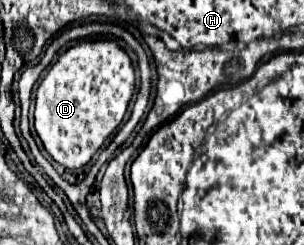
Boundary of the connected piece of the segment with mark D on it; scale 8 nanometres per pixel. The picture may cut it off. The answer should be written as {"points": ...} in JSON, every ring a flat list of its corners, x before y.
{"points":[[83,40,66,50,36,92,34,126,46,152,66,168,82,168,122,122,134,92,128,54,114,42]]}

